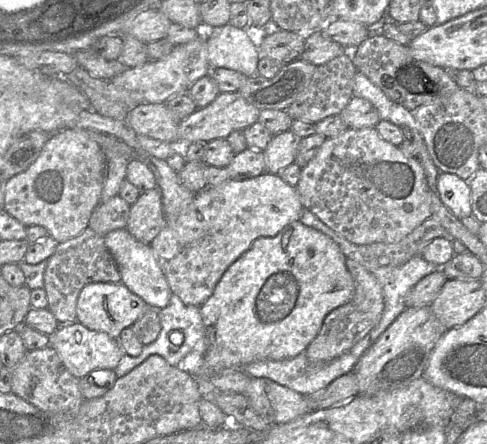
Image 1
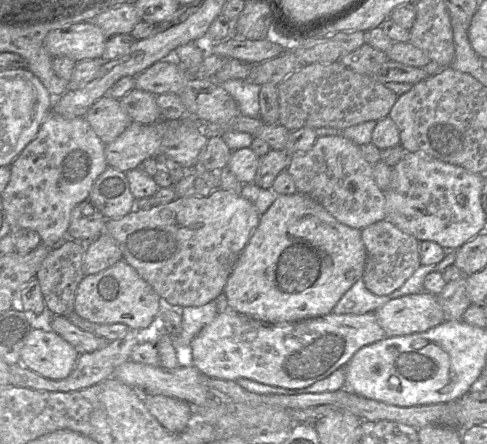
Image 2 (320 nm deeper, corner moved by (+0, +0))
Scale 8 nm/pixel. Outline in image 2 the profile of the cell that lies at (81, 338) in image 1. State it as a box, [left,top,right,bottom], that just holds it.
[20,322,80,379]

